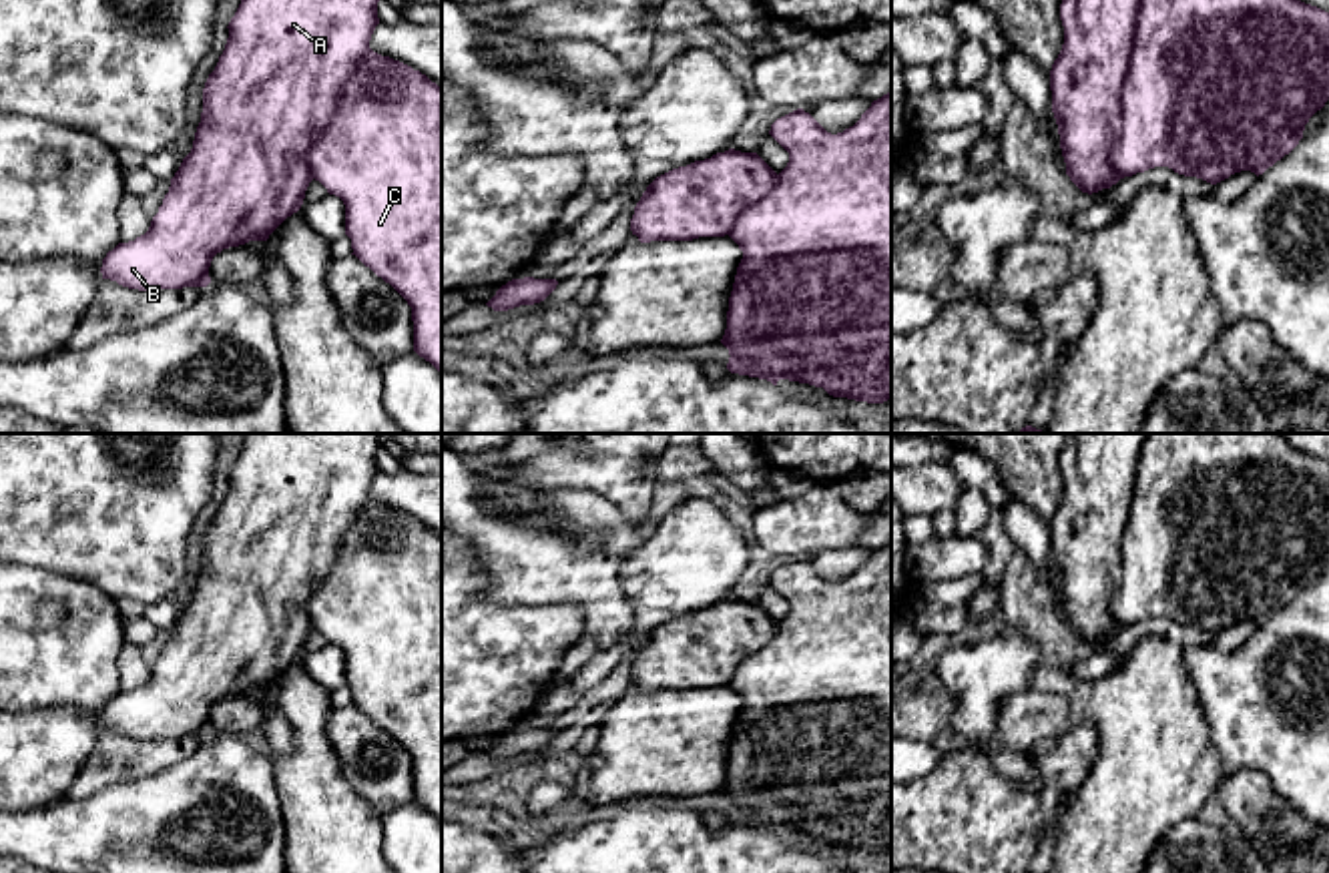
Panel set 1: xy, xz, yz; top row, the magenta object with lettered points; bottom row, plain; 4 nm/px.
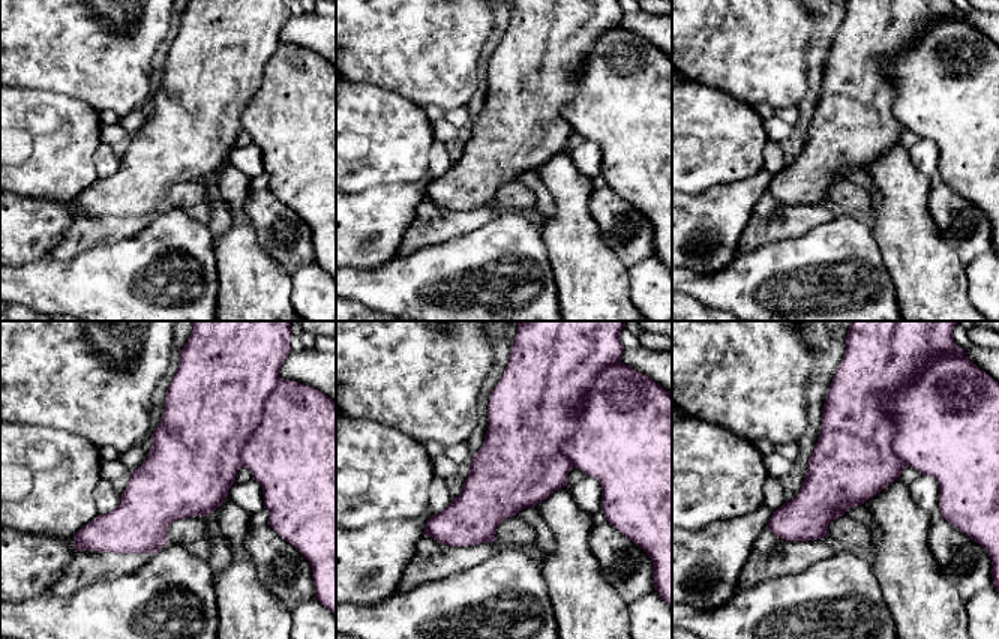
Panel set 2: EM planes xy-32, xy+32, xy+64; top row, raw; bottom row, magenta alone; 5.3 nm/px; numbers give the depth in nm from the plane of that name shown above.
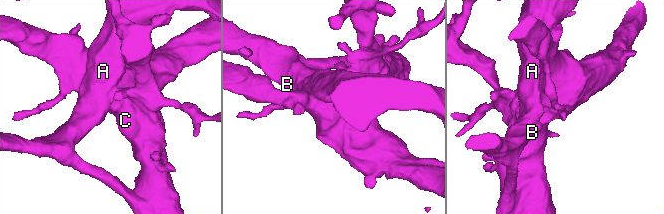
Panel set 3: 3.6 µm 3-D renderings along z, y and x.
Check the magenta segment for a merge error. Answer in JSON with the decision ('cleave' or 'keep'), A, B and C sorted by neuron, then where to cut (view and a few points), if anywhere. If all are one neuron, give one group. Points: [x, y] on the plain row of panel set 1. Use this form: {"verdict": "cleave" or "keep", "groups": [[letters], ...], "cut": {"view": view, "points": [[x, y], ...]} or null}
{"verdict": "cleave", "groups": [["A", "B"], ["C"]], "cut": {"view": "yz", "points": [[1149, 434], [1121, 544], [1121, 585], [1111, 601], [1119, 627]]}}

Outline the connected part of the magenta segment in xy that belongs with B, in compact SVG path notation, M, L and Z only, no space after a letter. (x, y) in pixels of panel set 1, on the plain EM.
M243 433L229 488L203 538L203 562L193 598L171 628L169 642L145 684L118 692L102 708L102 729L139 741L207 737L217 702L269 684L303 654L313 630L307 600L331 570L343 534L359 516L379 474L383 433Z

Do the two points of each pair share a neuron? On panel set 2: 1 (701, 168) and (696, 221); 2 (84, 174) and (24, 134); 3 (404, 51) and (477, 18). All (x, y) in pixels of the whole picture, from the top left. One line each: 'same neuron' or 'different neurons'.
1: different neurons
2: same neuron
3: same neuron

